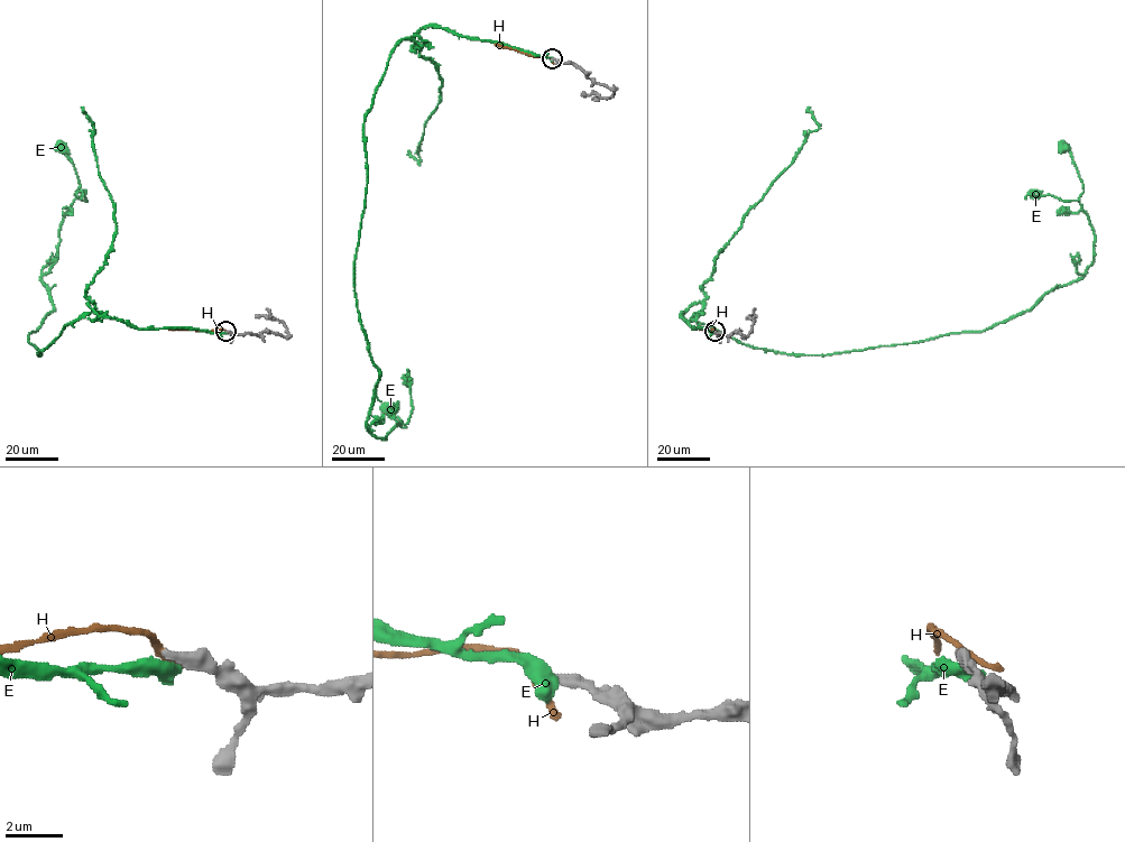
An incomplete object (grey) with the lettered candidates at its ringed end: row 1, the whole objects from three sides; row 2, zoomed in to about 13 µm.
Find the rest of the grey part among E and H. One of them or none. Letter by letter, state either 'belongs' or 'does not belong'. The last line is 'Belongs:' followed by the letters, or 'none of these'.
E: does not belong
H: does not belong
Belongs: none of these

